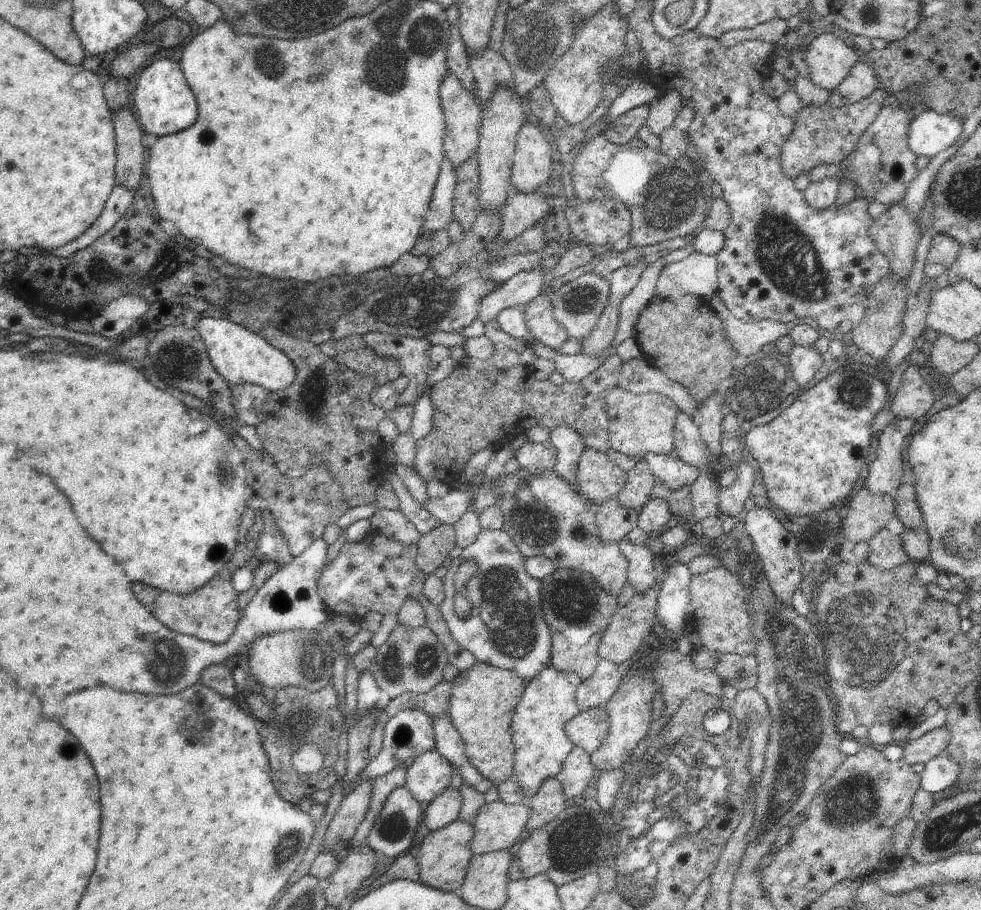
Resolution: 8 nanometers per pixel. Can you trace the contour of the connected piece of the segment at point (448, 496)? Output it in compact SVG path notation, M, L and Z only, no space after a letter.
M479 481L474 488L466 491L453 489L448 491L443 497L428 497L421 507L425 508L430 514L433 514L440 525L455 525L457 520L467 511L468 503L476 498Z

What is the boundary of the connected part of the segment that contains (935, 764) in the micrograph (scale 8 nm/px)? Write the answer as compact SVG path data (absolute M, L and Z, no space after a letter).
M940 754L925 764L920 774L920 787L937 797L944 795L950 792L956 784L960 773L961 766L958 761L945 754Z

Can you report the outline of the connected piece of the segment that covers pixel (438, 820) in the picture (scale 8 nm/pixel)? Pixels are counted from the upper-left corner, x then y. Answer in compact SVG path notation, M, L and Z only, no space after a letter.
M448 787L433 800L423 813L422 819L430 833L436 832L458 819L462 806L460 791Z

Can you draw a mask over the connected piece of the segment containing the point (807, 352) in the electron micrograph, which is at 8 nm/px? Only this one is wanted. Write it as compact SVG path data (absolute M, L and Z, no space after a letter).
M794 345L784 359L791 366L792 375L801 392L811 378L814 378L814 375L822 368L824 356L815 346Z

